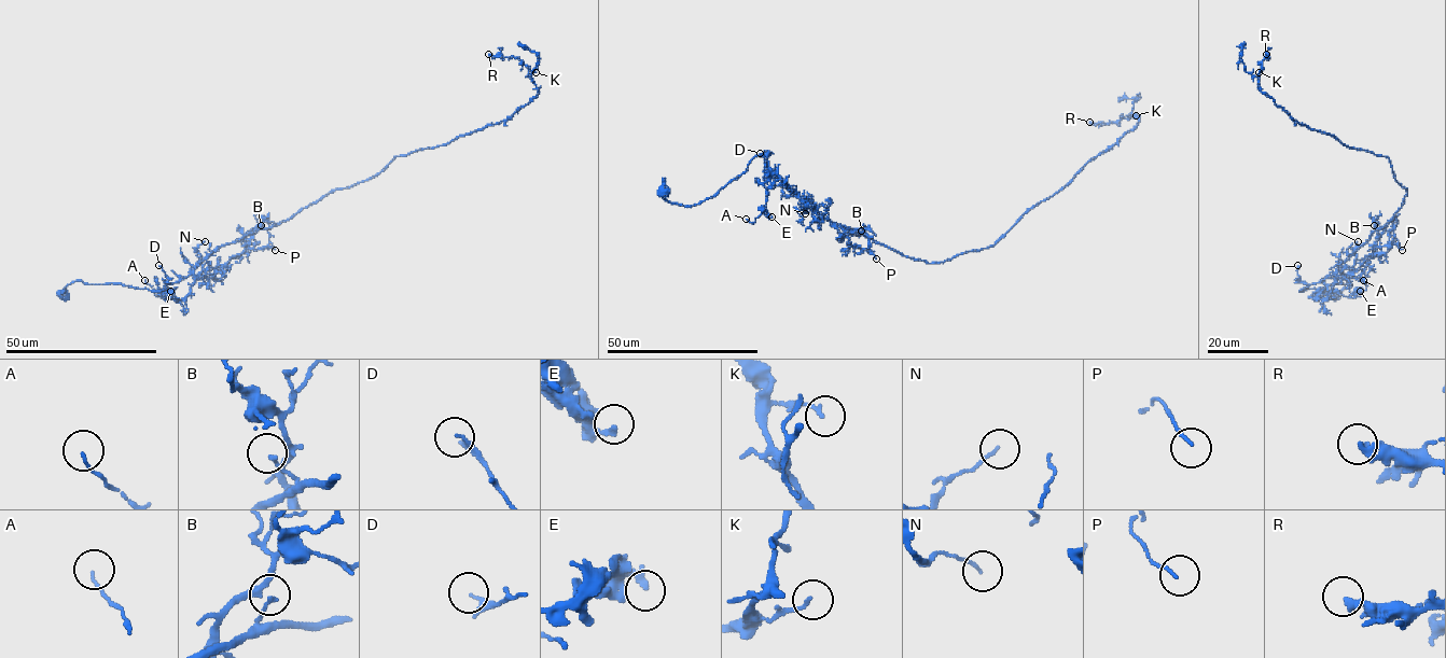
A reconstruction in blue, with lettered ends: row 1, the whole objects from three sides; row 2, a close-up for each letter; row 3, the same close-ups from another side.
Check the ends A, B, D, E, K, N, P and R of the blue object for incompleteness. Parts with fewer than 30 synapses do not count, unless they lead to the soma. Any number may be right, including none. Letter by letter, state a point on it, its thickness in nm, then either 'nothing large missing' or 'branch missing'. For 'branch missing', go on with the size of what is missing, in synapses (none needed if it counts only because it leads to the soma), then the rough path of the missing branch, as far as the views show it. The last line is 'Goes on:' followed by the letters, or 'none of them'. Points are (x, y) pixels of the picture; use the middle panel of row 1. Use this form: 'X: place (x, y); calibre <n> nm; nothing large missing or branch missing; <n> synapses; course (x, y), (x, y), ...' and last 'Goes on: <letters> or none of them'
A: place (746, 219); calibre 70 nm; nothing large missing
B: place (861, 230); calibre 90 nm; nothing large missing
D: place (760, 153); calibre 200 nm; nothing large missing
E: place (772, 216); calibre 200 nm; nothing large missing
K: place (1136, 115); calibre 120 nm; nothing large missing
N: place (805, 213); calibre 90 nm; nothing large missing
P: place (876, 258); calibre 90 nm; nothing large missing
R: place (1089, 122); calibre 280 nm; nothing large missing
Goes on: none of them

